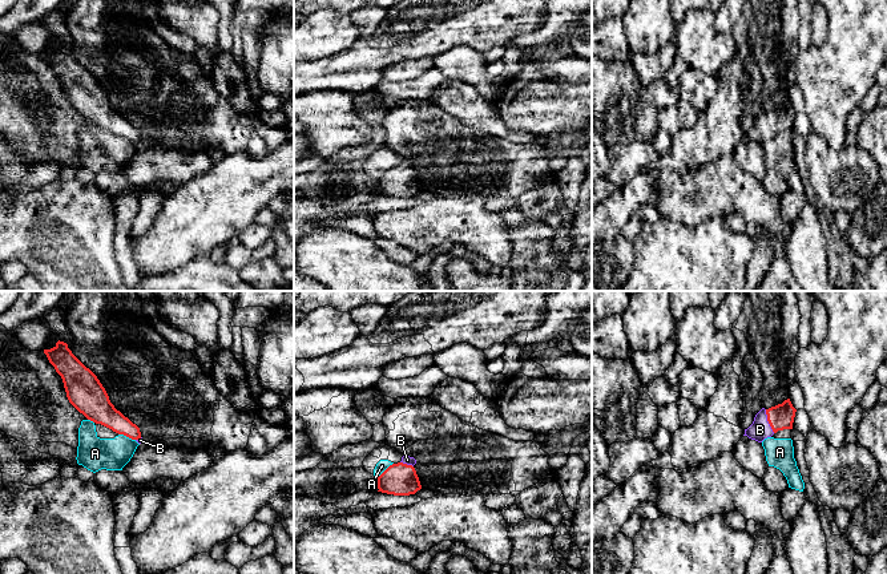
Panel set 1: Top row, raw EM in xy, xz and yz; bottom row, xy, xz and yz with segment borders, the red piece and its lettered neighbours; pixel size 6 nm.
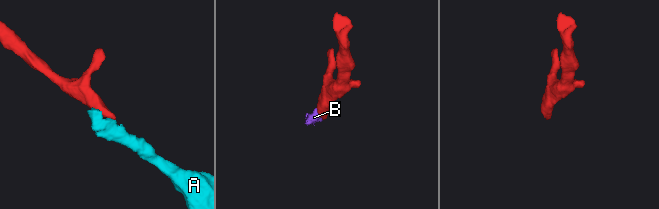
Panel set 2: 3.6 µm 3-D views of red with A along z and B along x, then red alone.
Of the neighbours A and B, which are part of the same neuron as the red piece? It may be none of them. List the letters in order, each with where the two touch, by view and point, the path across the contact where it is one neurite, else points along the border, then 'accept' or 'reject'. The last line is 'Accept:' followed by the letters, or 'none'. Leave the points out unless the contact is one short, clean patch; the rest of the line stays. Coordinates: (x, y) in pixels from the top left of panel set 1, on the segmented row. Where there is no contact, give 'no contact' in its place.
A: xy (126, 436) | reject
B: yz (767, 420) | across yz (781, 416), (767, 420), (760, 429) | accept
Accept: B

